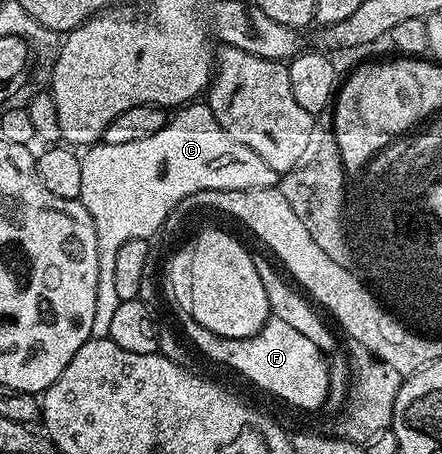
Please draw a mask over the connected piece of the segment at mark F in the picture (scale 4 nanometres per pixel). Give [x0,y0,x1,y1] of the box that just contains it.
[185,317,330,412]

